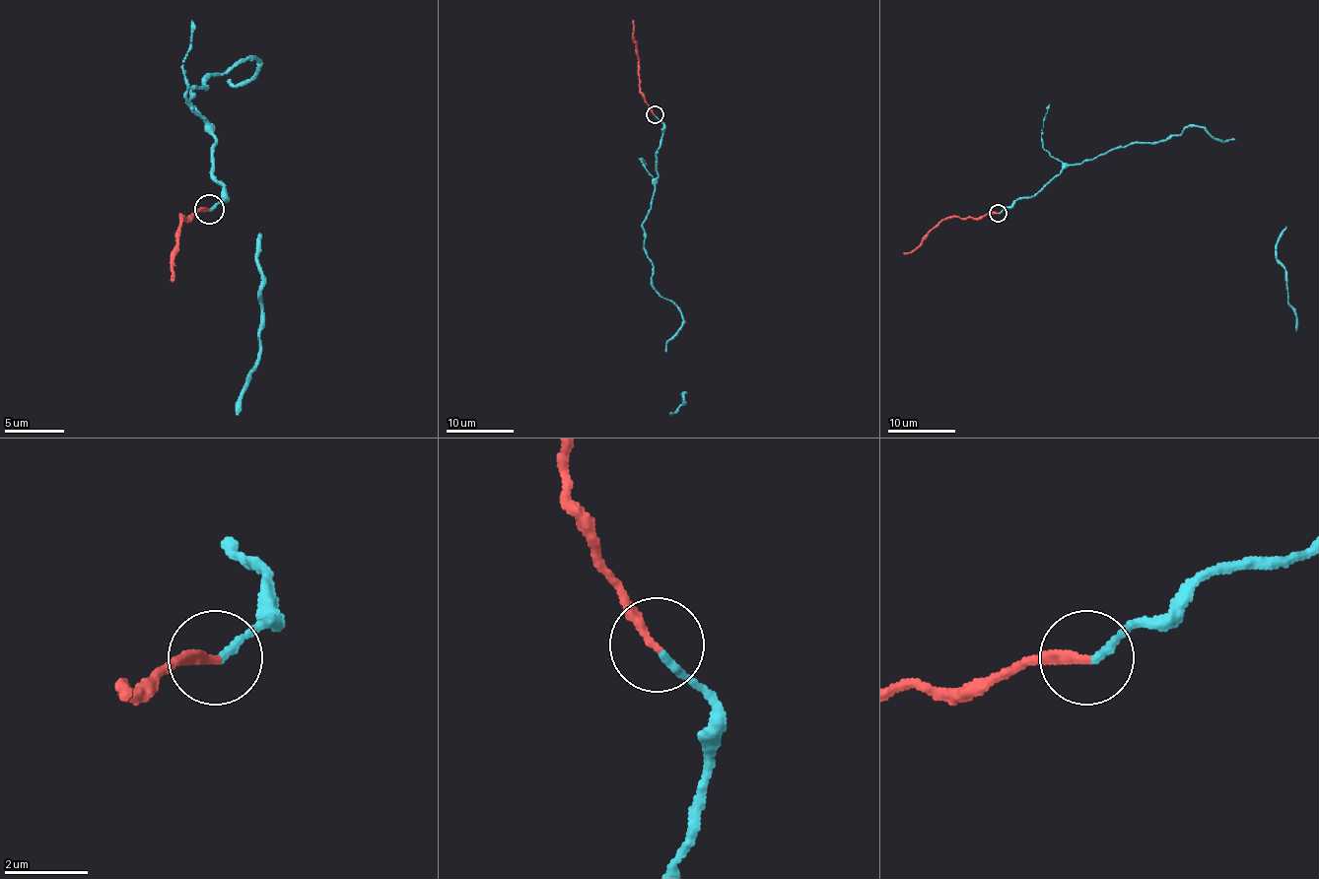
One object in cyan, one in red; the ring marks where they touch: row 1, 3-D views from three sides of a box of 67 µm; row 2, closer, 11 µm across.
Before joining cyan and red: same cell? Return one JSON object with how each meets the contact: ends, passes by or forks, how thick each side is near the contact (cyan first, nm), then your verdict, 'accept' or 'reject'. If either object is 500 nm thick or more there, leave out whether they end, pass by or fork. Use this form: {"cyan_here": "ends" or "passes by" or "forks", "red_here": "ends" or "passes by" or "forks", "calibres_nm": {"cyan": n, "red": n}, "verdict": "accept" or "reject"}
{"cyan_here": "ends", "red_here": "ends", "calibres_nm": {"cyan": 180, "red": 240}, "verdict": "accept"}

